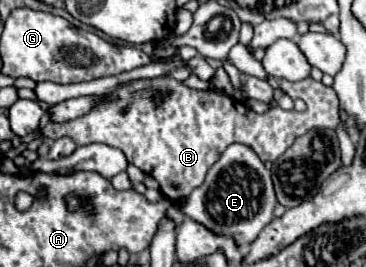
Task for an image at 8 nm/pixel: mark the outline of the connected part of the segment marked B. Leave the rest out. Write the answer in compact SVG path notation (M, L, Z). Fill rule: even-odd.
M171 76L131 80L119 84L107 94L111 102L99 102L91 114L75 118L65 124L49 122L43 136L69 136L77 146L101 142L125 152L129 164L145 174L151 174L173 204L185 202L187 194L205 182L207 170L219 160L219 154L235 142L257 150L263 162L275 162L297 136L311 128L335 128L339 124L339 100L333 88L307 78L307 110L269 108L265 114L255 114L243 102L215 90L193 90Z

